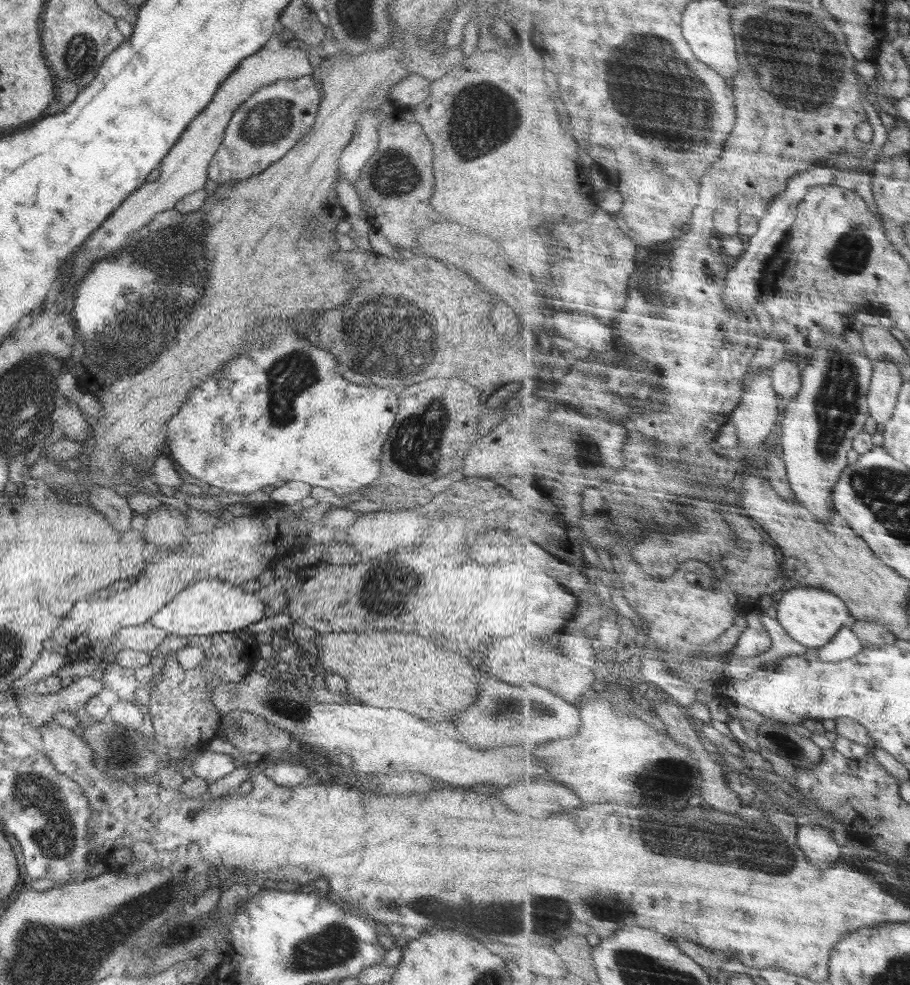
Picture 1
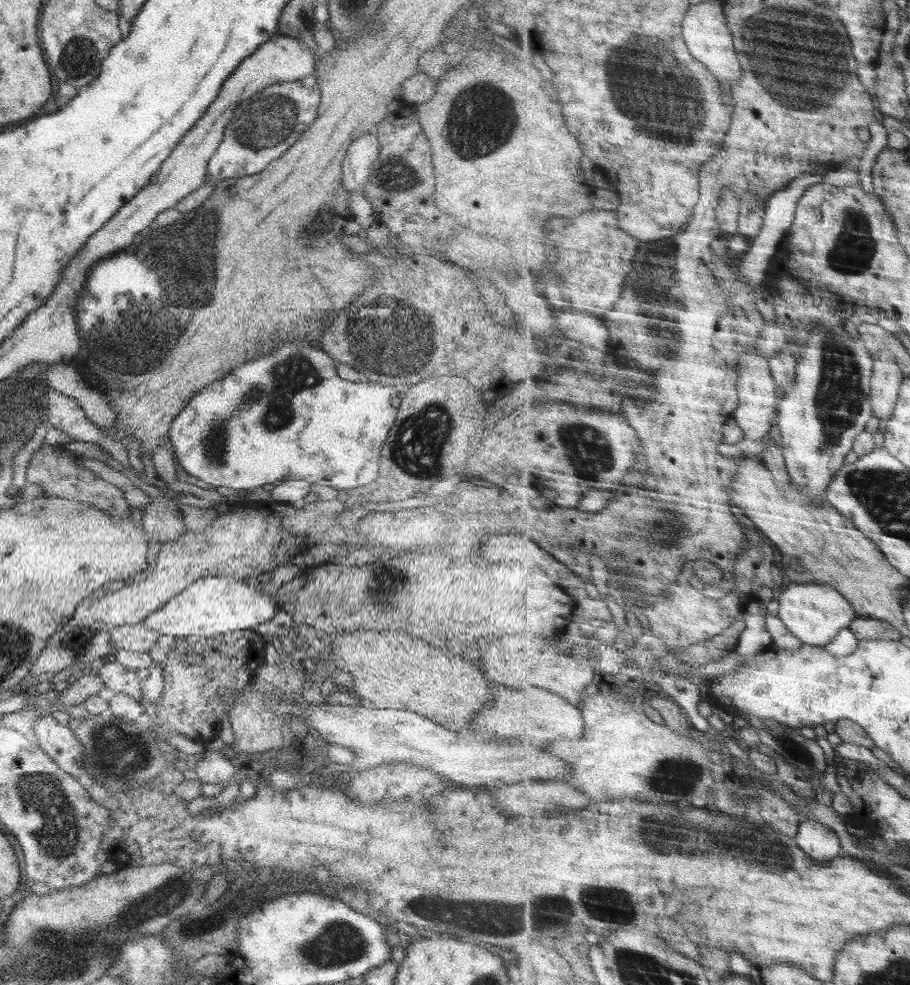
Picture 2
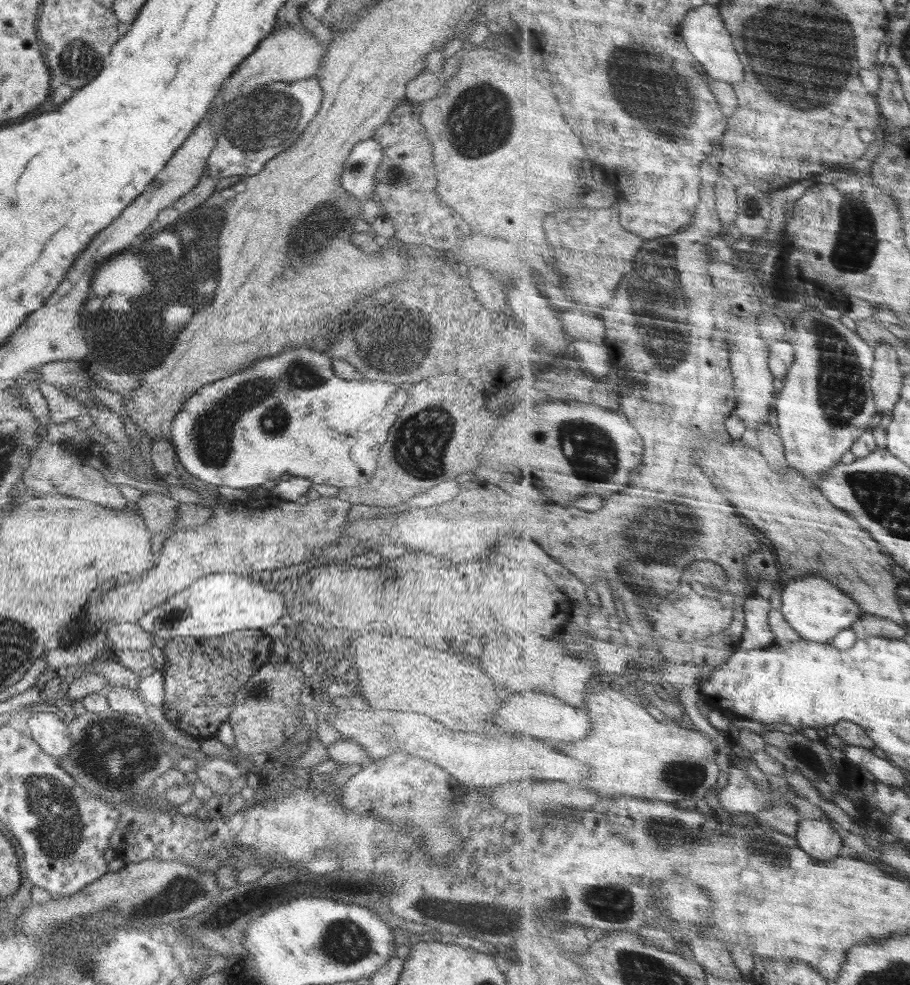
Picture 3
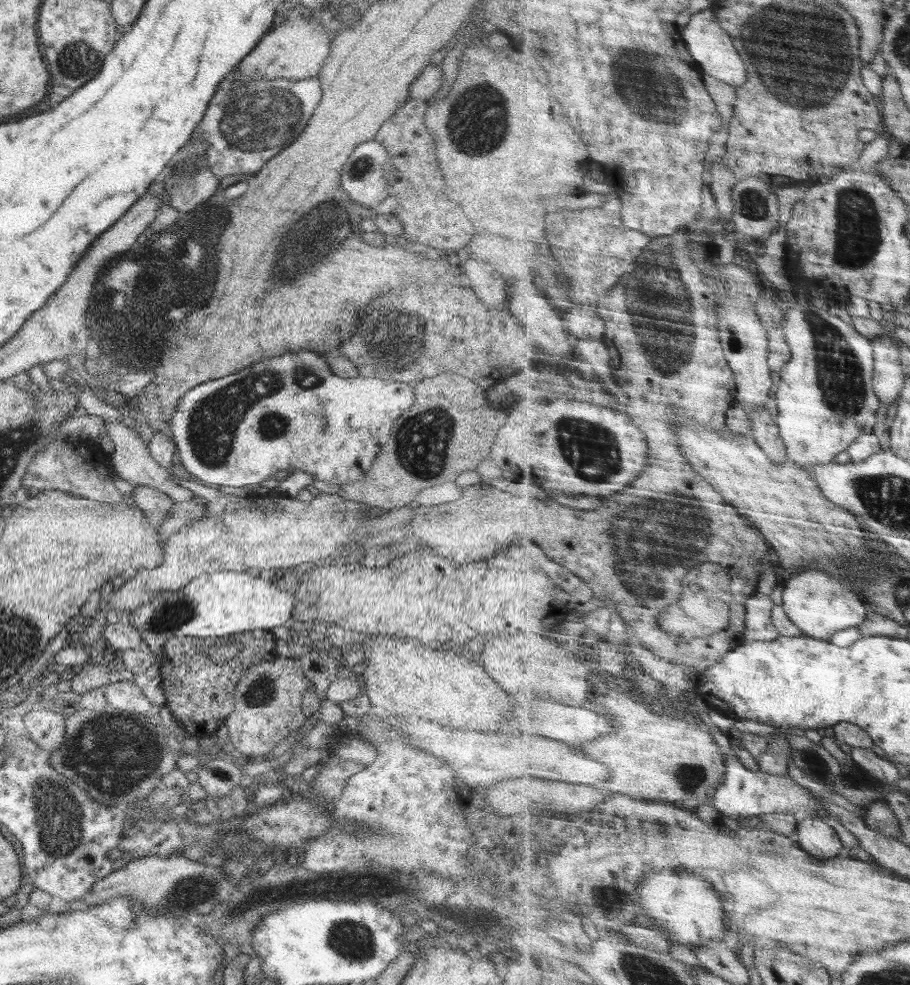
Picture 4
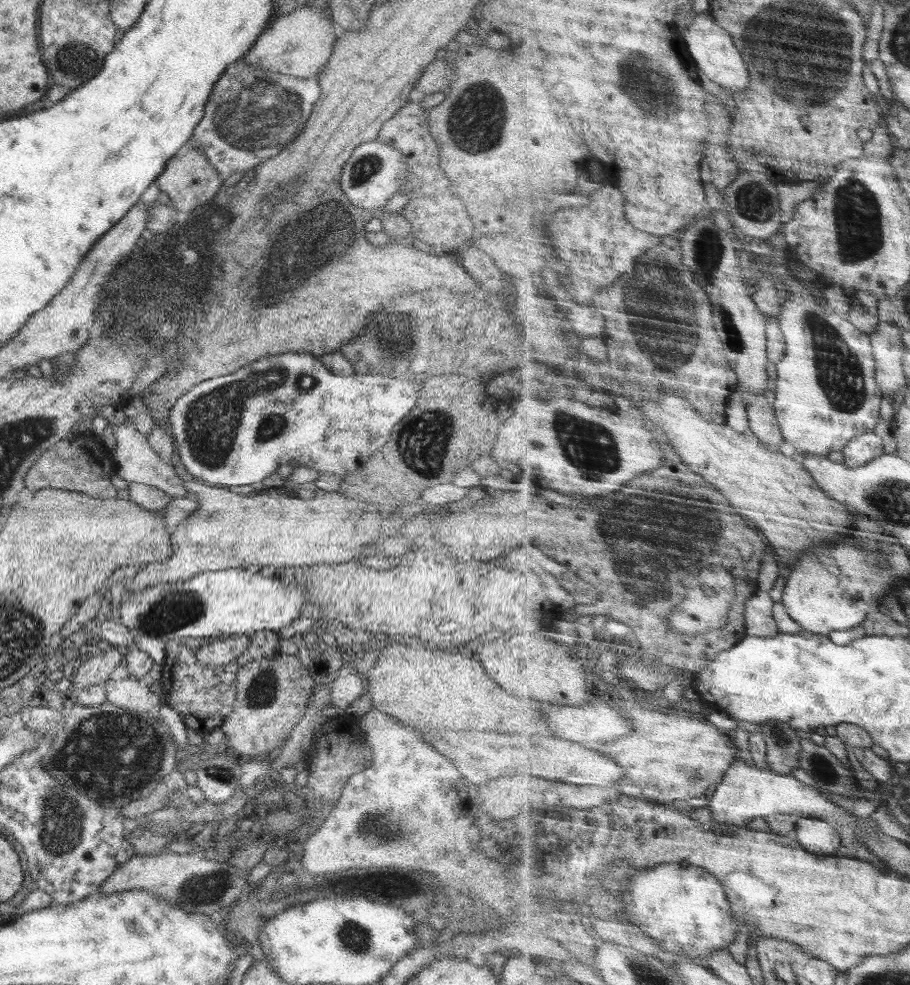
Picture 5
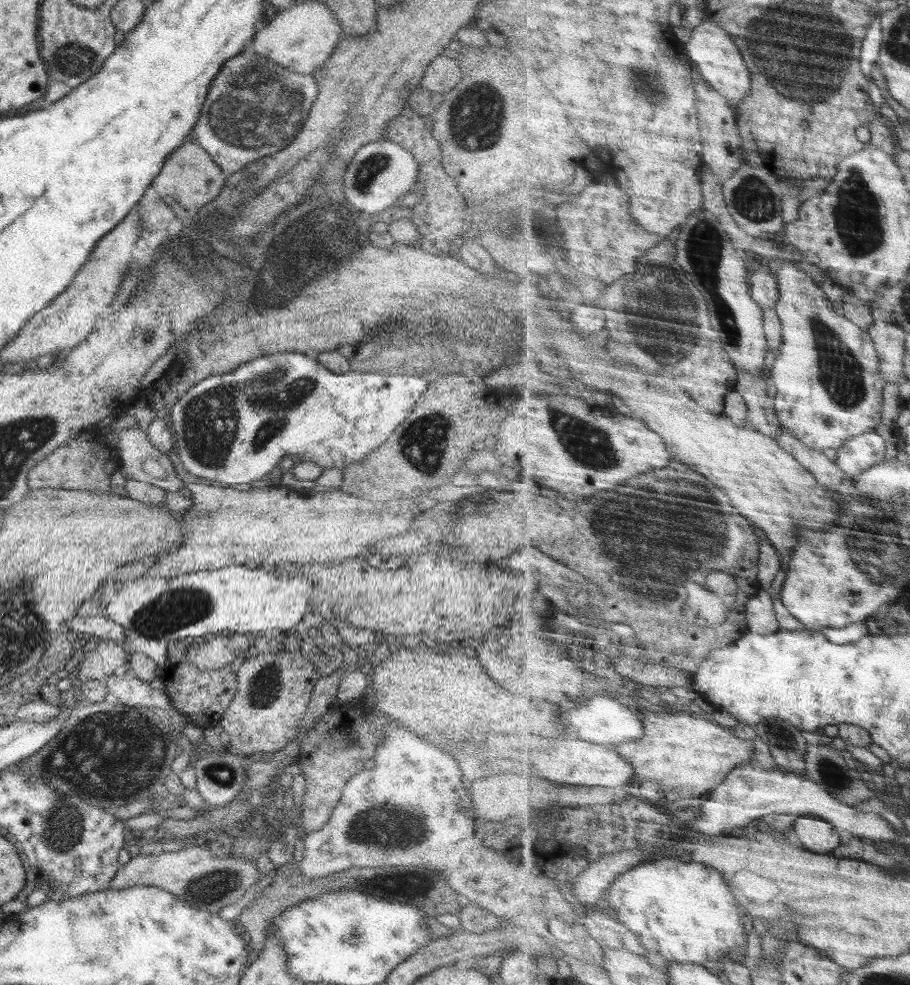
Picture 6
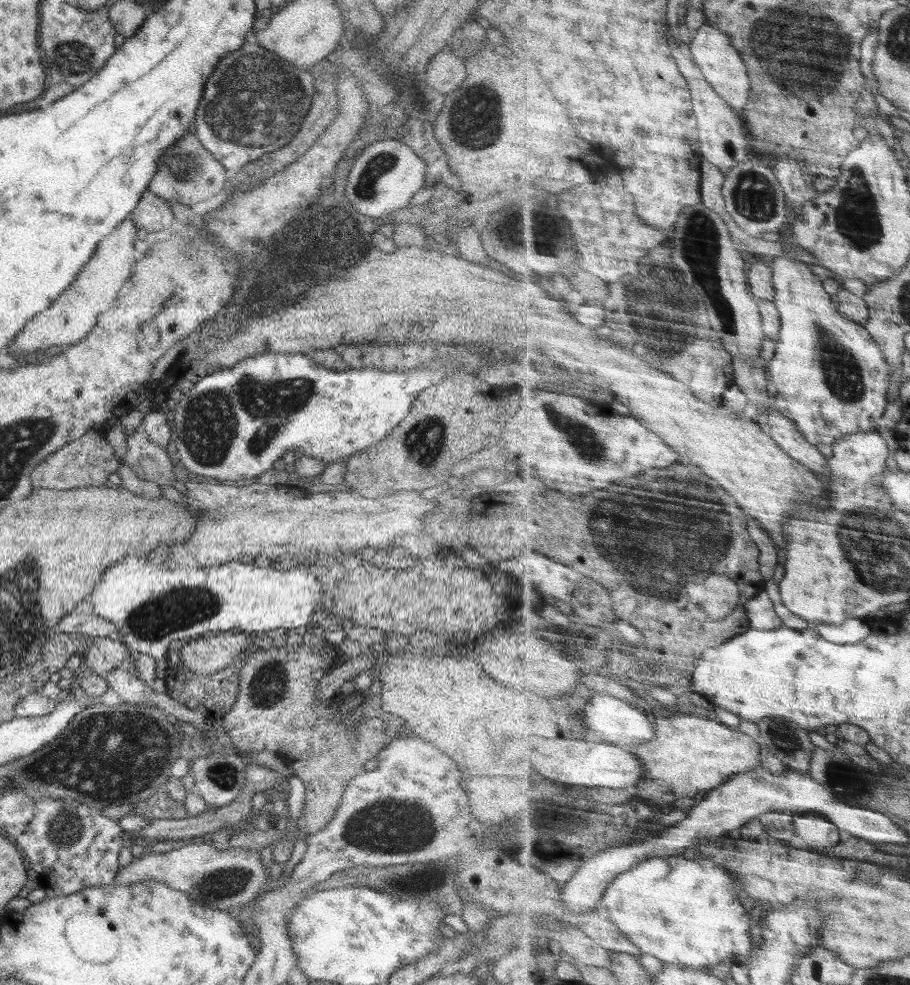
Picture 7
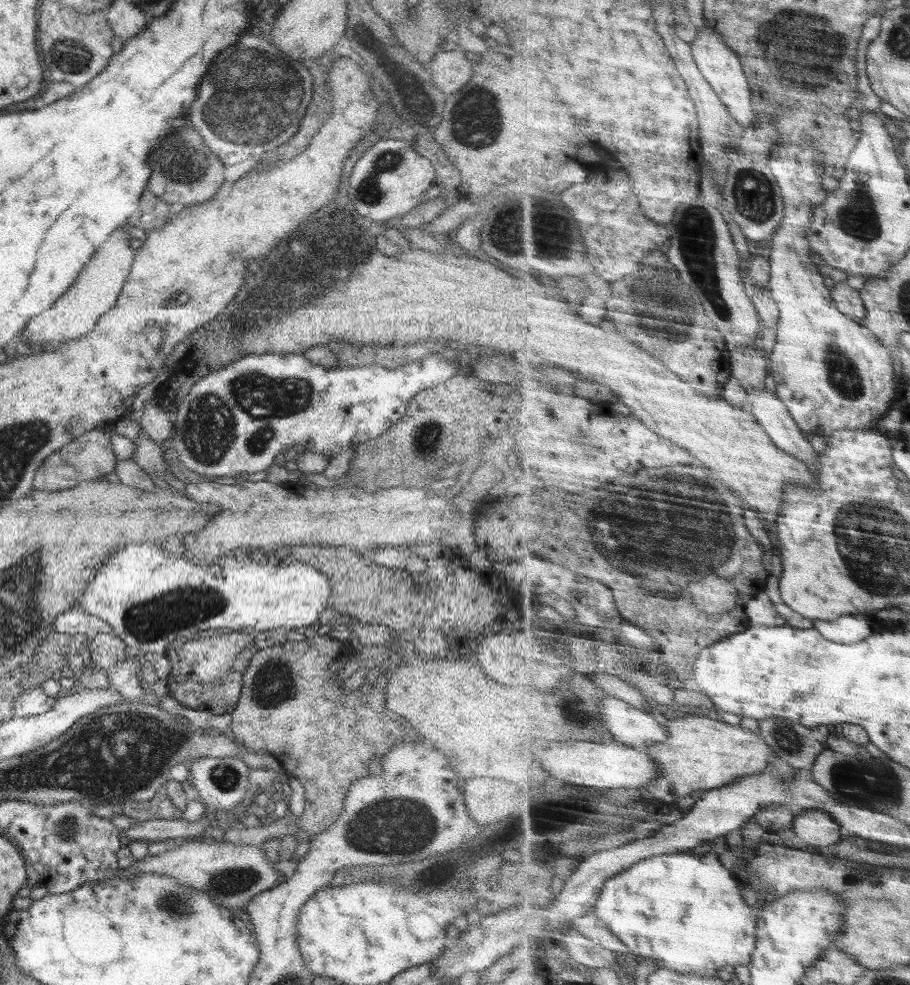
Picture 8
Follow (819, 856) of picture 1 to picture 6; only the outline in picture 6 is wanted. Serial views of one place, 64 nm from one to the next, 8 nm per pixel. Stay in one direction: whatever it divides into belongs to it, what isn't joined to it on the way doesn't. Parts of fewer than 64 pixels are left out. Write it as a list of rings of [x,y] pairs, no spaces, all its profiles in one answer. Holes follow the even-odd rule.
[[[817,815],[800,816],[794,826],[797,836],[806,849],[827,855],[842,846],[838,829],[832,821]]]

